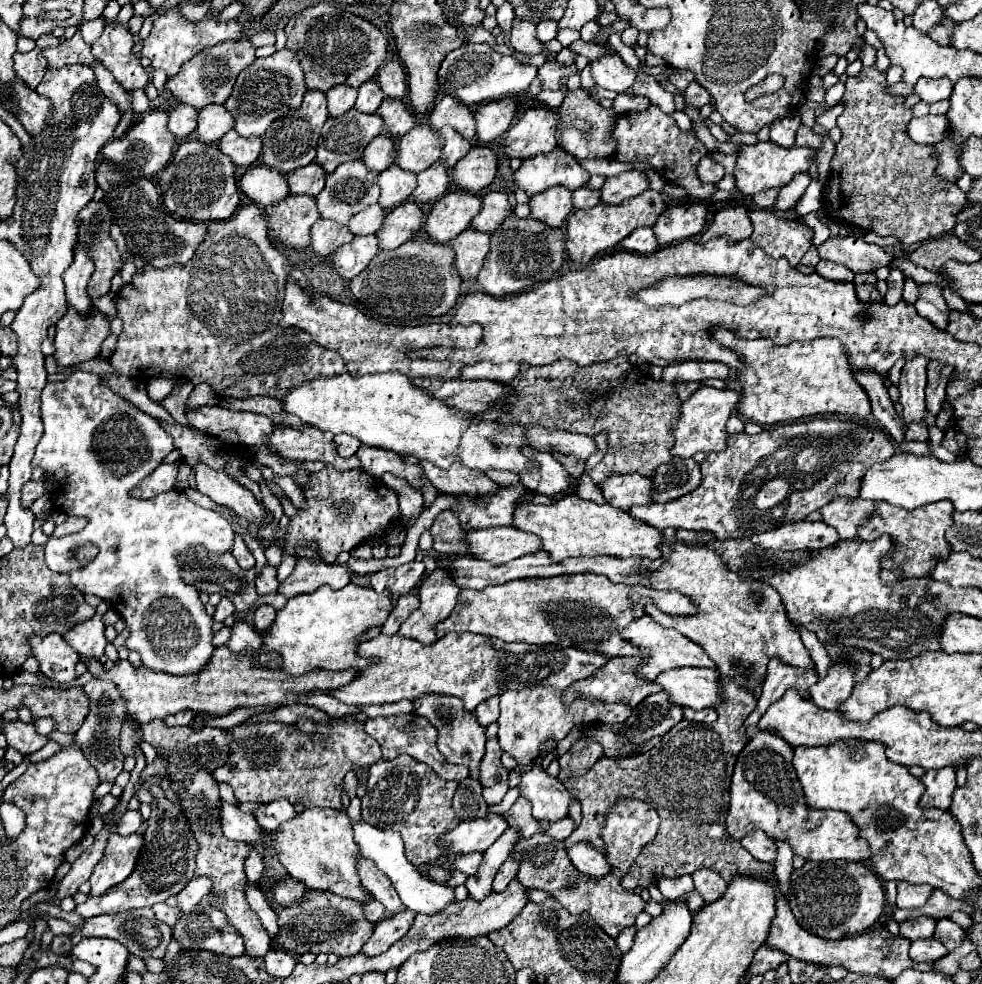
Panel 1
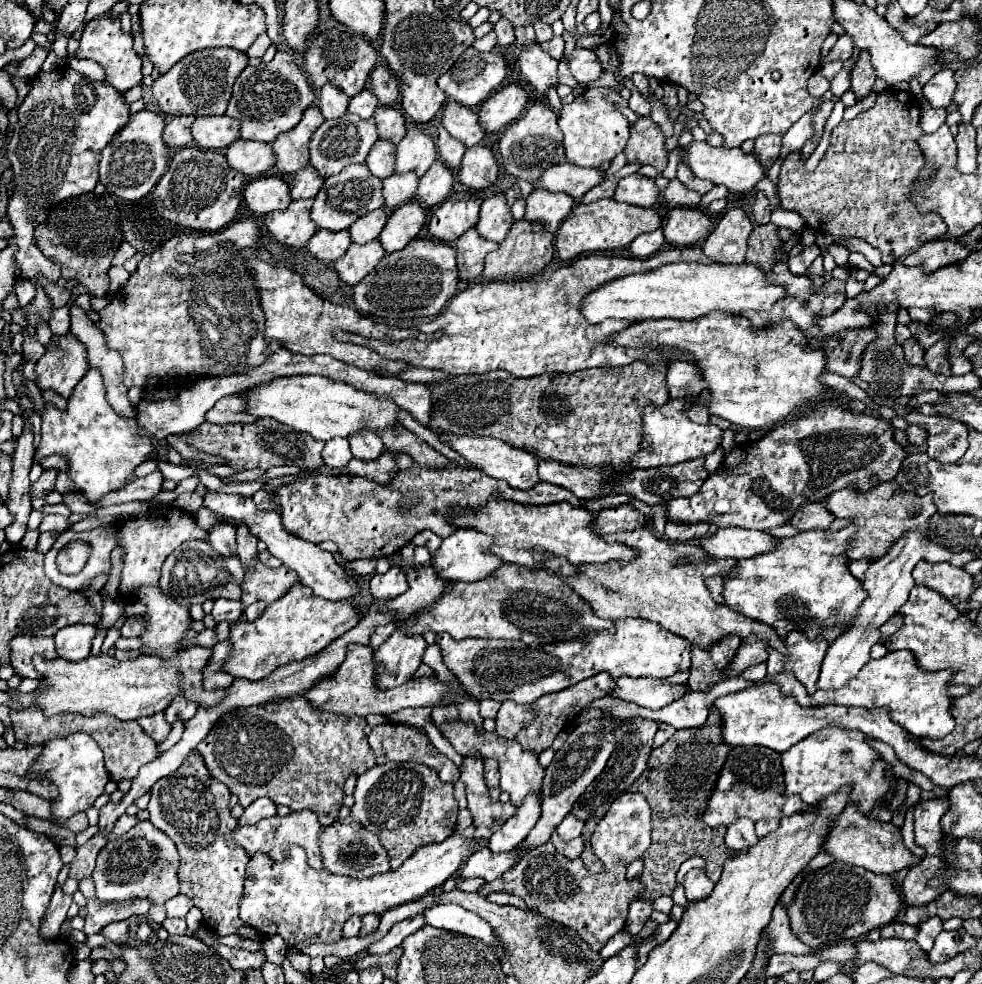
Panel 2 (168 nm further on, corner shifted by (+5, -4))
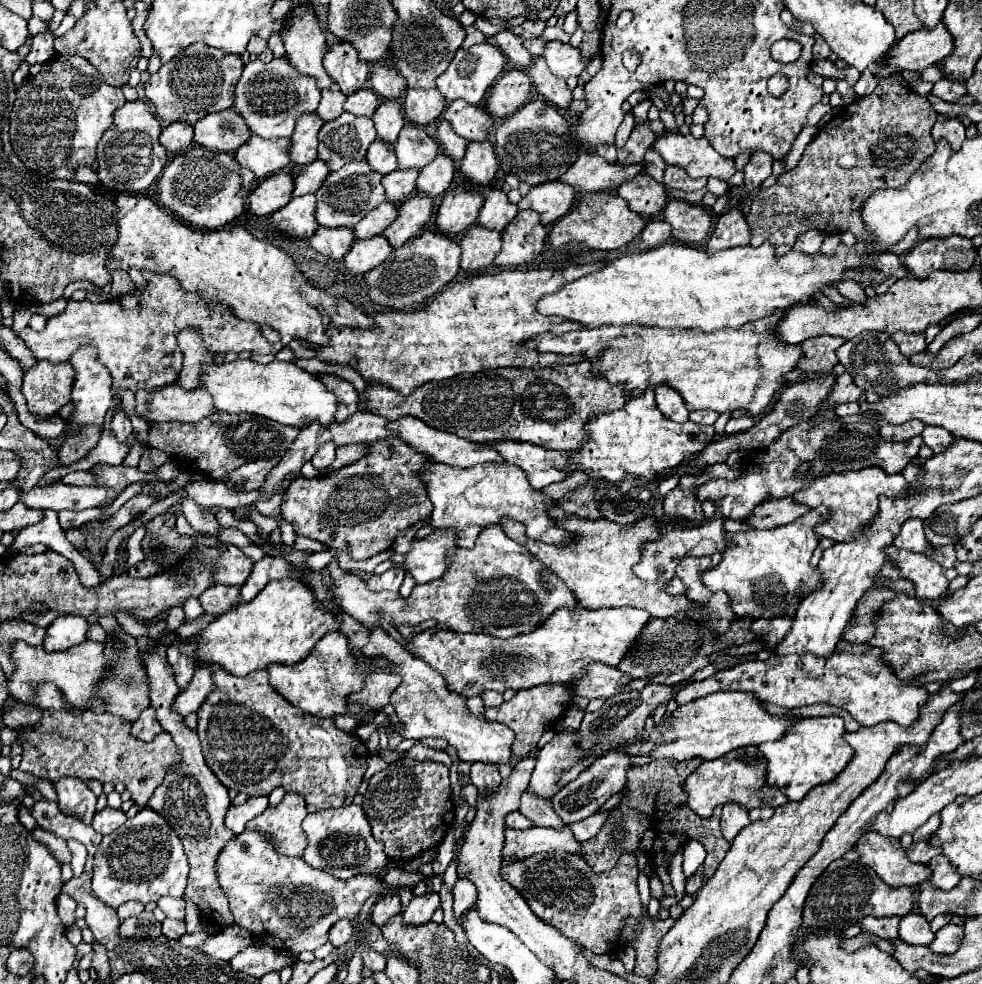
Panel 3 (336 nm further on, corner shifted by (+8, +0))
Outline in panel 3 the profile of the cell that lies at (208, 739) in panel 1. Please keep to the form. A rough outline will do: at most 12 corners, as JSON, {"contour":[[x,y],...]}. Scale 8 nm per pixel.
{"contour":[[149,706],[131,726],[131,736],[151,742],[161,734],[161,724]]}

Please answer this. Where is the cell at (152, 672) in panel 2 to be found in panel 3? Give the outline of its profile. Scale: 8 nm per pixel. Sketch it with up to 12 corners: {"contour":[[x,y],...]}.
{"contour":[[11,644],[11,698],[33,700],[29,682],[49,680],[73,706],[89,702],[107,672],[103,646],[65,652]]}

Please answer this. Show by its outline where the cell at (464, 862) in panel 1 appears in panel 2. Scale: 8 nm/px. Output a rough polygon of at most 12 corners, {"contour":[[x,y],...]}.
{"contour":[[518,850],[508,856],[476,852],[460,878],[492,882],[516,864]]}

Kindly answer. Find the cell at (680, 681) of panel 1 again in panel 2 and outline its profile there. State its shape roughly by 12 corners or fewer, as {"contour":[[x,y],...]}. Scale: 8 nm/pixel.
{"contour":[[620,678],[612,696],[644,708],[684,698],[688,684],[662,678]]}

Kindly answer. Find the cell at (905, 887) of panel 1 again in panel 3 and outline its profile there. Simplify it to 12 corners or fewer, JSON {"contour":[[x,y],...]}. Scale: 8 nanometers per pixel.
{"contour":[[939,854],[929,862],[937,888],[951,890],[961,874],[947,856]]}

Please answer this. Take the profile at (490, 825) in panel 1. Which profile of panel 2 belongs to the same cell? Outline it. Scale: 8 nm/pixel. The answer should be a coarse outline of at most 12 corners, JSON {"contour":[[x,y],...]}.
{"contour":[[452,834],[368,880],[246,866],[240,918],[286,944],[332,944],[352,914],[382,914],[452,878],[486,838]]}

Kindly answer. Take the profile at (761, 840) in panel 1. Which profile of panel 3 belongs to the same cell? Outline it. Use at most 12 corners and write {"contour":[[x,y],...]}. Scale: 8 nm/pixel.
{"contour":[[735,802],[723,806],[721,832],[733,840],[749,826],[749,812]]}

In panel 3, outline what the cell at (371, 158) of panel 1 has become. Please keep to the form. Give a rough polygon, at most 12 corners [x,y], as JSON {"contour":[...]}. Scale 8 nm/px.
{"contour":[[375,140],[365,160],[383,176],[397,168],[393,144]]}

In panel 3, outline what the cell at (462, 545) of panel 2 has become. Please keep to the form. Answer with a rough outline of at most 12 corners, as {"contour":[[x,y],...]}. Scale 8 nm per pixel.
{"contour":[[453,530],[413,538],[403,568],[417,584],[437,580]]}

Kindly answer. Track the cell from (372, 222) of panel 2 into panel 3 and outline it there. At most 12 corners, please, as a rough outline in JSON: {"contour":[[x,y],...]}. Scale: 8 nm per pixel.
{"contour":[[391,202],[379,204],[357,226],[357,238],[381,234],[397,218]]}

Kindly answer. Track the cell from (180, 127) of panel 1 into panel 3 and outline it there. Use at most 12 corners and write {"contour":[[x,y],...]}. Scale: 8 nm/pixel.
{"contour":[[173,122],[163,128],[159,142],[179,154],[193,142],[193,126]]}

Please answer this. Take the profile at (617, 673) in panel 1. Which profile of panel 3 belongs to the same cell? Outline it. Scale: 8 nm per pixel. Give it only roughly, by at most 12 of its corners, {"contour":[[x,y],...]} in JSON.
{"contour":[[567,684],[519,690],[489,720],[515,732],[513,754],[533,754],[573,696]]}

